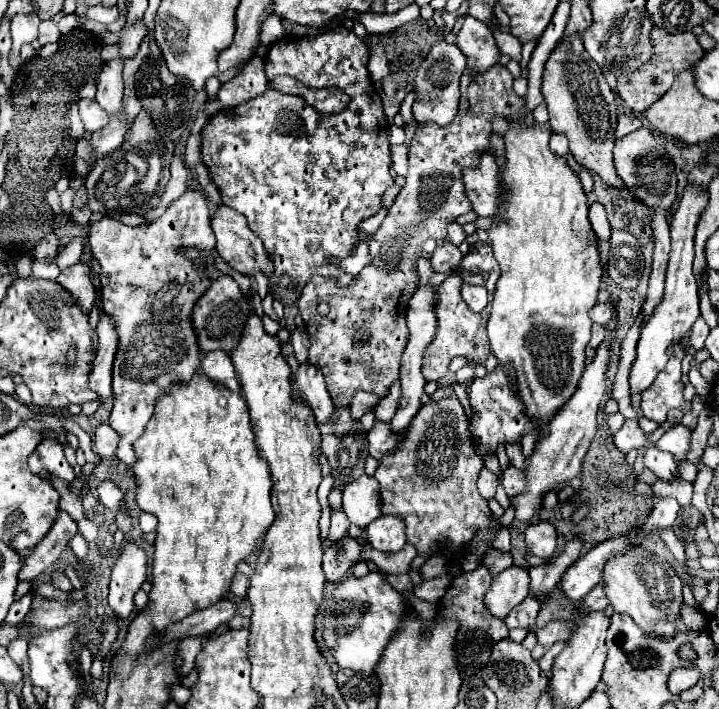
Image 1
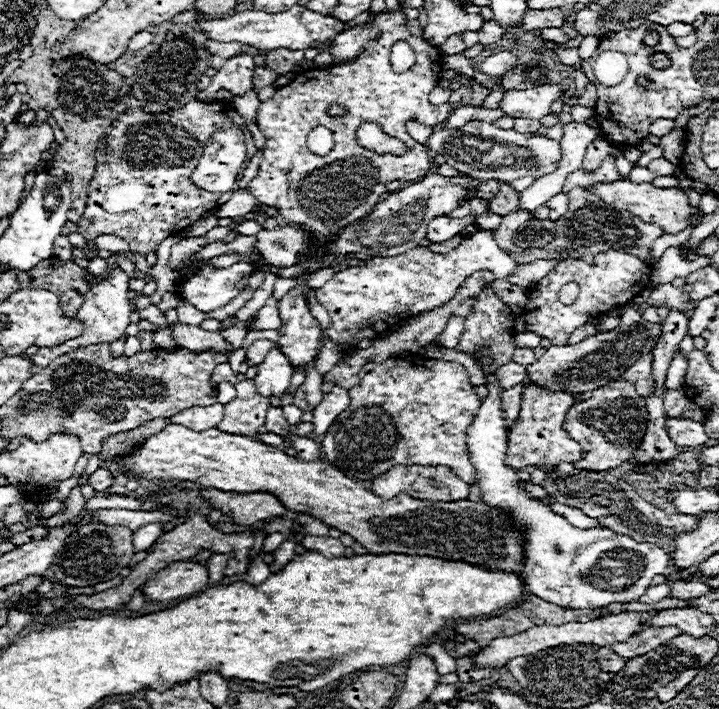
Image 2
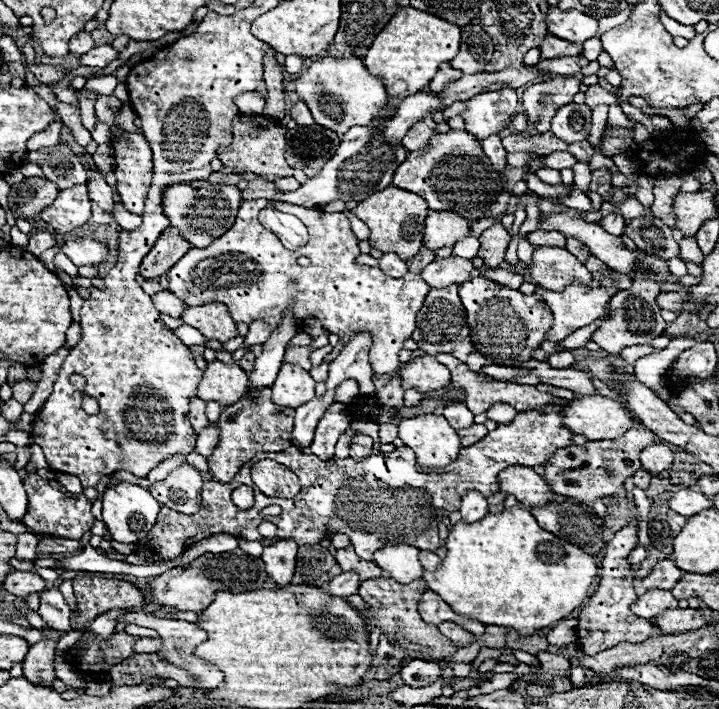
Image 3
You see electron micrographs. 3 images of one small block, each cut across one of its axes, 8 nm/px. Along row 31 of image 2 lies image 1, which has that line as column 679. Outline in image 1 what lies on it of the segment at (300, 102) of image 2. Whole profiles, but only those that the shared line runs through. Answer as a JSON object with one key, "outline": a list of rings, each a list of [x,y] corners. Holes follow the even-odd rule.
{"outline":[[[677,344],[666,368],[656,376],[652,386],[642,392],[642,414],[658,424],[666,422],[666,414],[672,408],[682,408],[684,412],[690,410],[690,402],[683,398],[684,384],[681,382],[681,363],[684,356],[684,350]]]}

